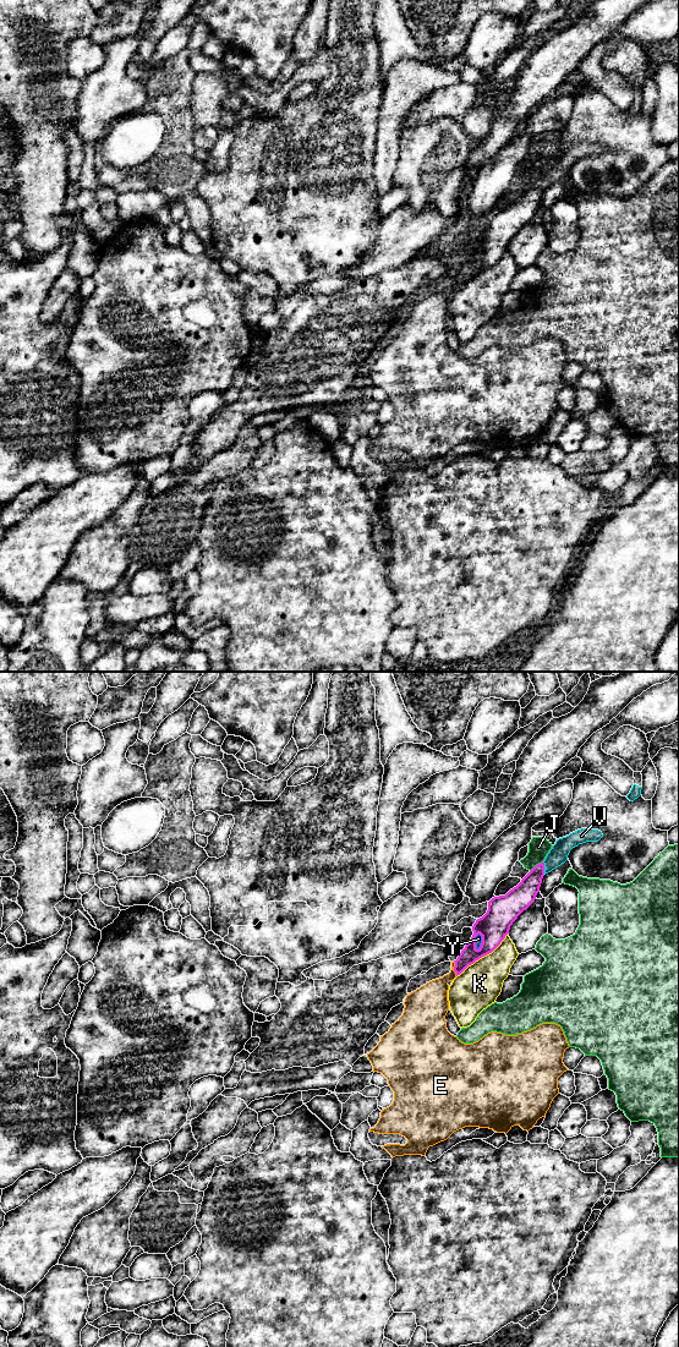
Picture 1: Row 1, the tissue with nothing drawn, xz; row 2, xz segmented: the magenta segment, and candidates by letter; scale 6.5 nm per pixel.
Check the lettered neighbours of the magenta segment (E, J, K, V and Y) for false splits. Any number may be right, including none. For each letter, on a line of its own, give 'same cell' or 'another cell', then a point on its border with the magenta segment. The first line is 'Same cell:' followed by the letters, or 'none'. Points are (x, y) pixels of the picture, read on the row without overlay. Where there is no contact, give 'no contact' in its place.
Same cell: V
E: another cell; meets magenta in xz at (454, 283)
J: another cell; meets magenta in xz at (536, 180)
K: another cell; meets magenta in xz at (482, 270)
V: same cell; meets magenta in xz at (543, 182)
Y: another cell; meets magenta in xz at (475, 256)

